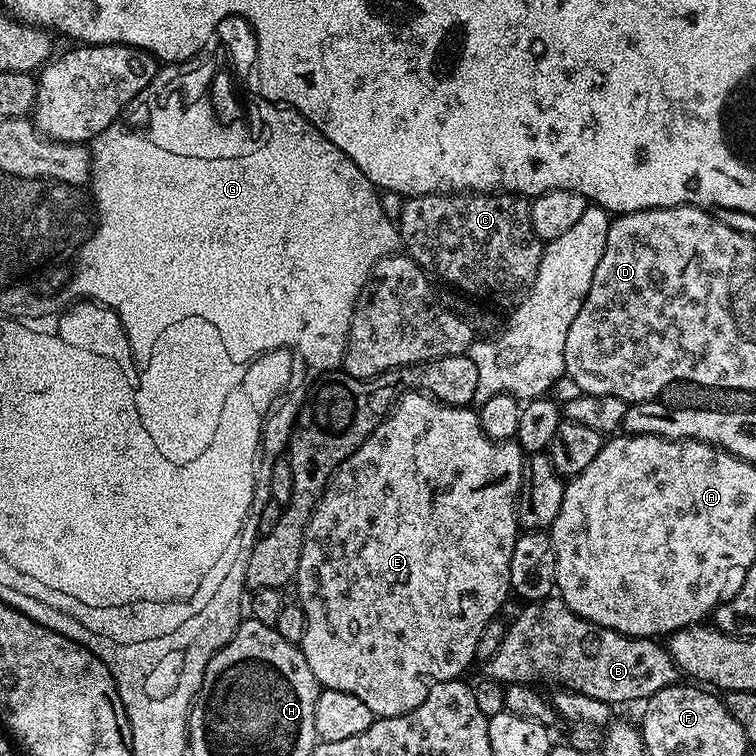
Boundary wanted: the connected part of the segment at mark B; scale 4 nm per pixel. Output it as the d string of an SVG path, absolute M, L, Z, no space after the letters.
M558 598L541 602L530 602L524 610L507 625L502 645L494 656L481 665L481 675L499 684L530 684L538 677L556 682L567 691L586 694L613 706L640 699L647 701L658 690L677 683L678 669L663 643L652 638L629 637L609 628L598 627L569 610L568 605Z

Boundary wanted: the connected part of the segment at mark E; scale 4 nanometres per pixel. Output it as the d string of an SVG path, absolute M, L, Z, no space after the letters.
M419 390L403 393L391 405L390 411L376 425L373 432L368 435L366 442L362 446L358 446L358 450L354 450L354 454L350 454L350 458L340 461L340 467L337 468L336 475L328 481L324 492L320 496L320 500L310 514L310 522L306 526L306 534L302 538L302 554L298 558L298 570L296 571L296 579L294 581L294 589L296 588L297 596L295 596L295 599L298 601L301 610L304 611L304 617L306 618L302 651L306 662L310 666L310 670L314 670L314 678L320 684L321 689L333 688L334 690L346 690L346 694L354 694L354 698L358 698L362 702L366 702L366 706L370 706L373 717L401 716L419 706L427 698L428 691L433 686L441 684L443 680L457 679L461 675L460 671L468 663L473 663L476 660L476 647L478 646L478 638L482 638L482 630L486 630L486 626L491 620L497 619L499 612L496 611L503 606L504 599L510 596L510 589L512 587L512 583L510 582L510 558L514 554L514 546L516 545L516 537L518 535L516 497L520 495L520 478L525 468L526 456L520 445L512 440L491 440L482 430L479 415L471 407L455 408L449 404L442 404L440 401L432 399L431 396Z

